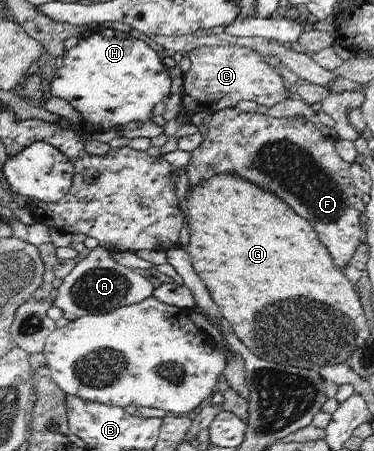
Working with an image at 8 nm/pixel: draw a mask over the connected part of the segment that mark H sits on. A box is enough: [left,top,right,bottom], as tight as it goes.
[47,25,171,132]

